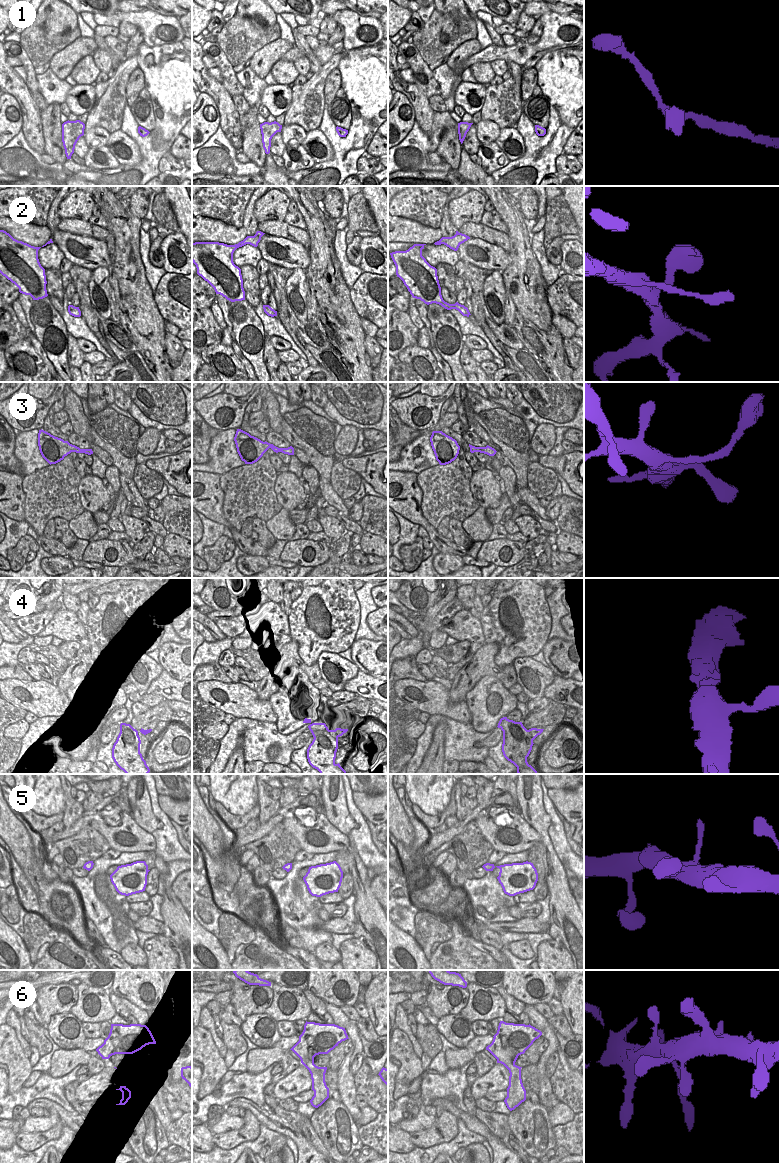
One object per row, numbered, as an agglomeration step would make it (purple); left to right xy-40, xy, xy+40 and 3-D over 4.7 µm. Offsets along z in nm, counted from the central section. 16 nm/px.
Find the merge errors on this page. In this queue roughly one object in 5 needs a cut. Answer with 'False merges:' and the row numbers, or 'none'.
False merges: none

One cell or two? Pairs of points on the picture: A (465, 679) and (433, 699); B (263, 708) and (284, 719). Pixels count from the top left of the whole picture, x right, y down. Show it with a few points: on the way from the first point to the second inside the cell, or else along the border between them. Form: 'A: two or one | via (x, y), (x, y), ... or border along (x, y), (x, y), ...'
A: two | border along (448, 690), (448, 696), (451, 701), (464, 701)
B: two | border along (268, 700), (275, 714), (276, 722)

